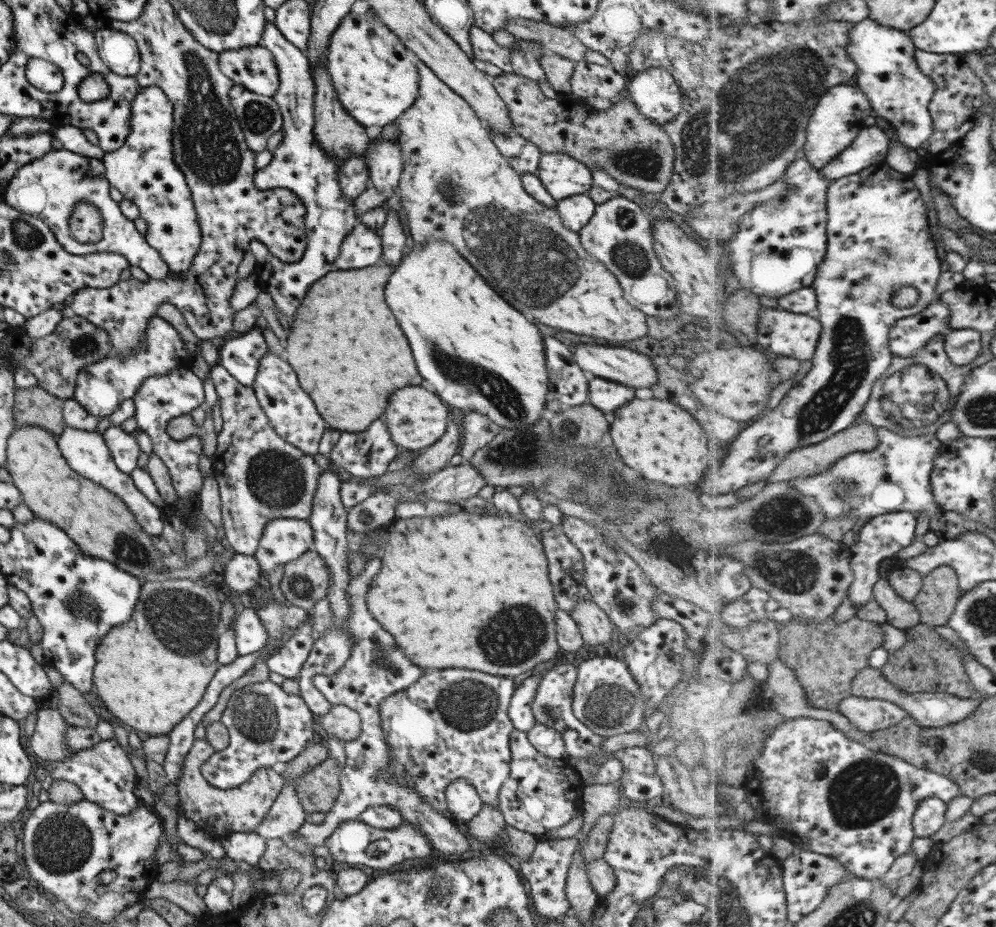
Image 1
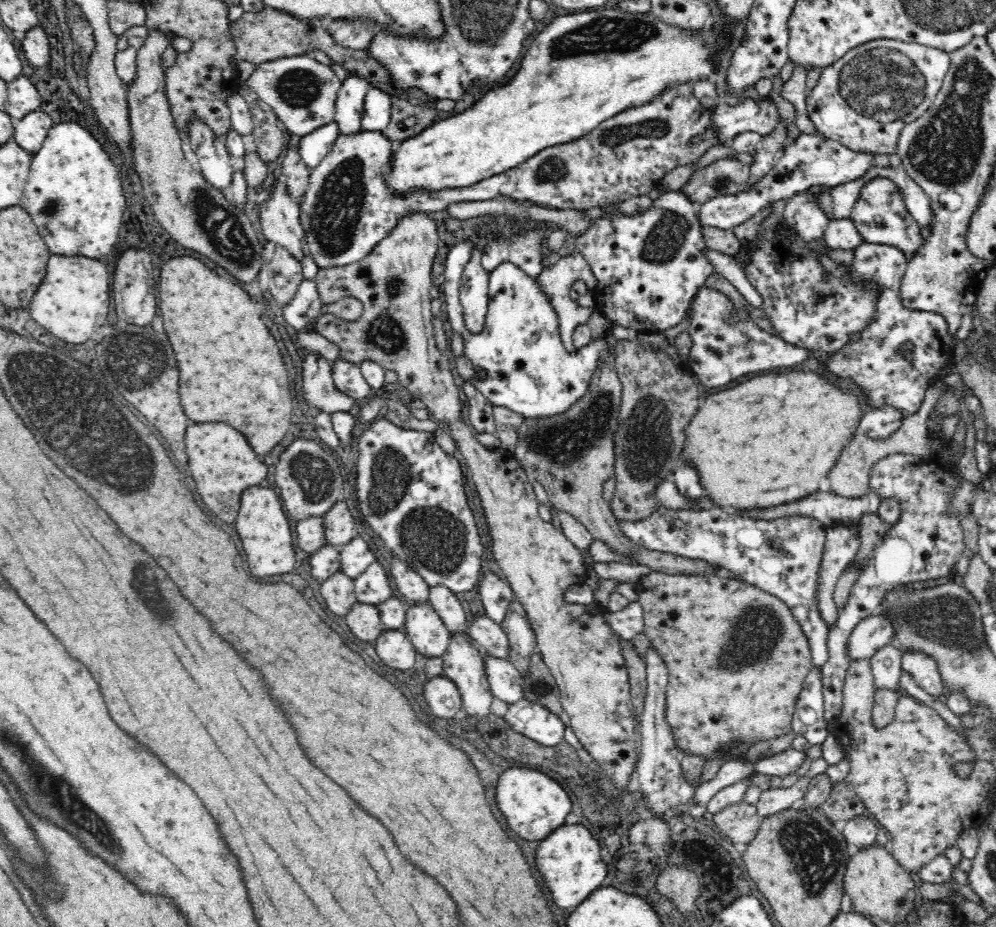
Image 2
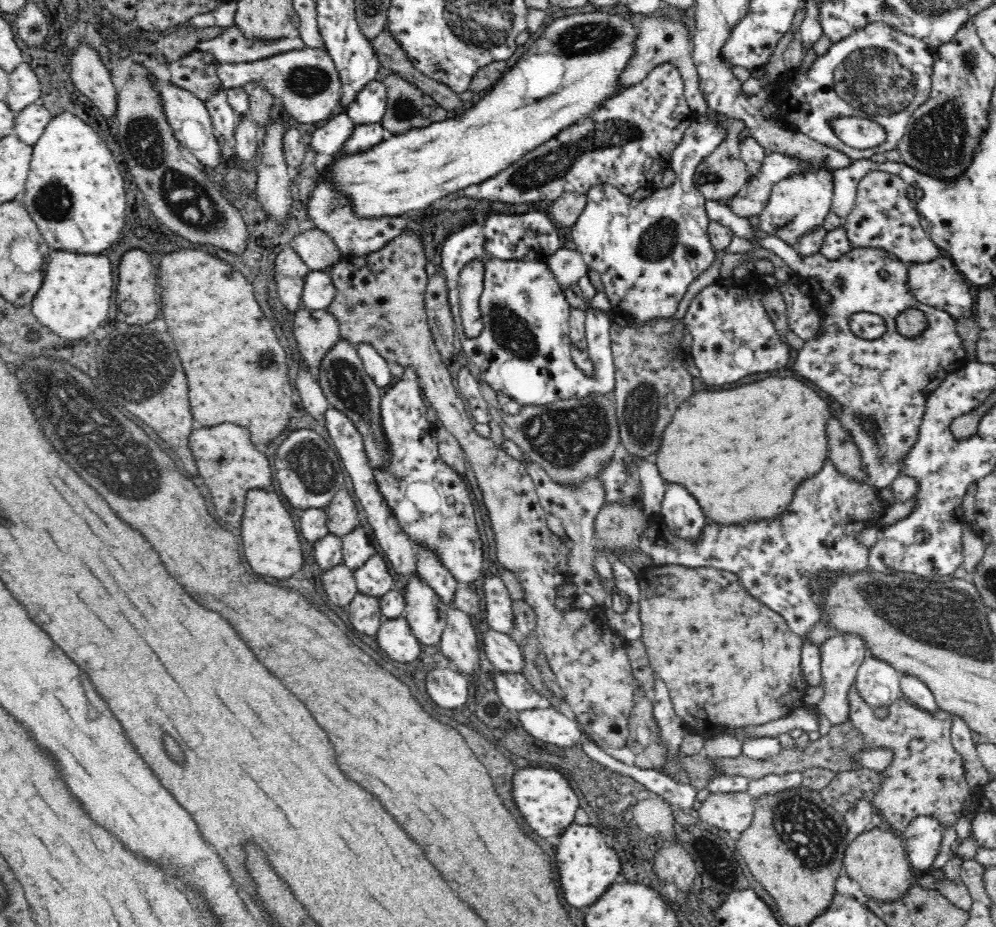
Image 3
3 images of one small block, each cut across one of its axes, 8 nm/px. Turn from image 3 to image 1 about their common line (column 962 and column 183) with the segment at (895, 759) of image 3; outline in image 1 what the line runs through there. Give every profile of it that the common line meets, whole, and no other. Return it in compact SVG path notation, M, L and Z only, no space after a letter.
M198 731L192 748L183 760L181 777L177 784L179 804L176 809L213 837L222 838L233 832L251 832L264 820L280 795L285 781L272 767L259 768L244 784L229 790L218 789L208 783L201 773L201 764L214 752L213 746Z

